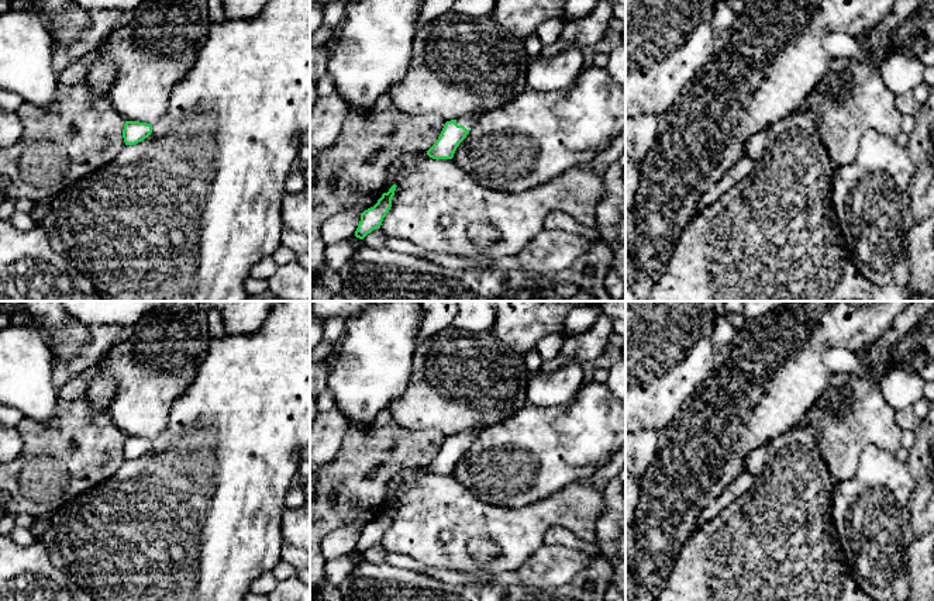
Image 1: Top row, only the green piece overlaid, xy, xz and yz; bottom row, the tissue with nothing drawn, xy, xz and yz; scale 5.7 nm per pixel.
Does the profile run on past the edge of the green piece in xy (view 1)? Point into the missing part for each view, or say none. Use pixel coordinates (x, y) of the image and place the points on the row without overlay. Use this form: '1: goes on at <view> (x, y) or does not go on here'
1: does not go on here

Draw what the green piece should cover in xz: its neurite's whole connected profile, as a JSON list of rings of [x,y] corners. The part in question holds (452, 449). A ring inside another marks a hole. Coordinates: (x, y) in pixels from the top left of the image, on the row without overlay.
[[[483,428],[447,436],[435,459],[427,466],[432,474],[452,474],[459,459],[466,453]]]

